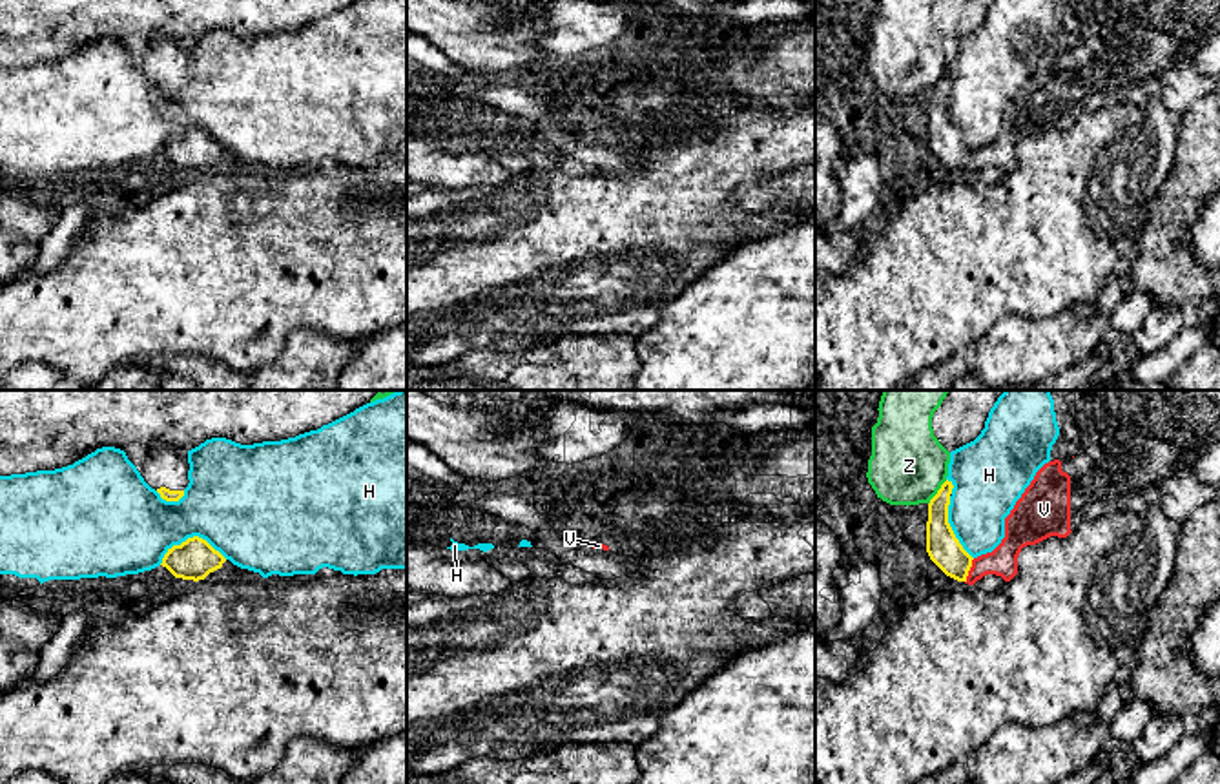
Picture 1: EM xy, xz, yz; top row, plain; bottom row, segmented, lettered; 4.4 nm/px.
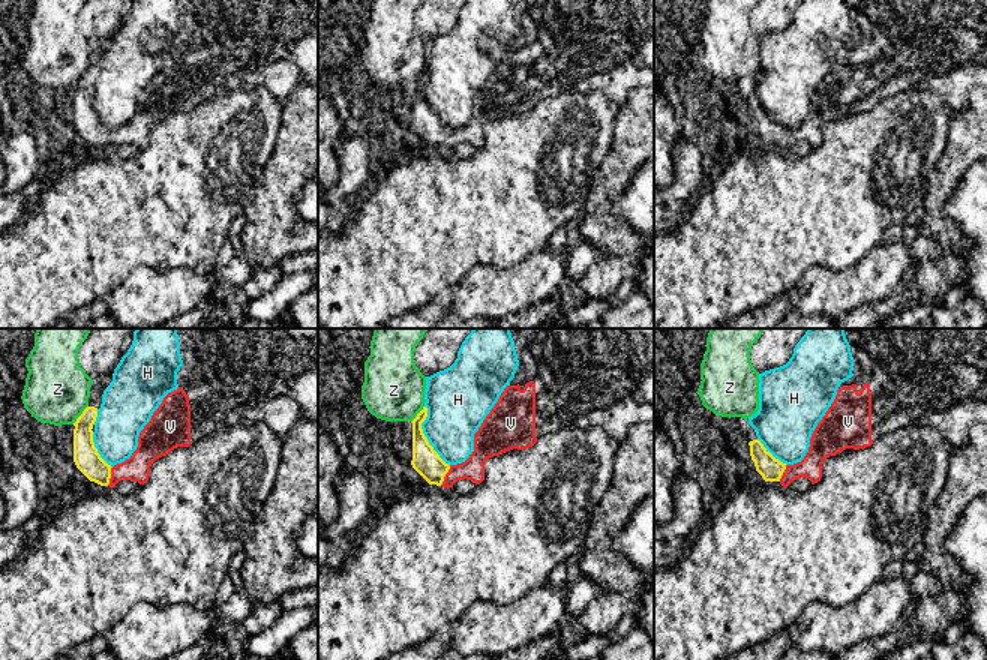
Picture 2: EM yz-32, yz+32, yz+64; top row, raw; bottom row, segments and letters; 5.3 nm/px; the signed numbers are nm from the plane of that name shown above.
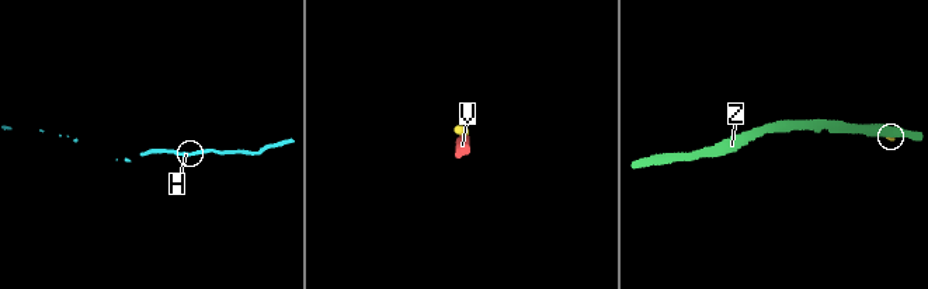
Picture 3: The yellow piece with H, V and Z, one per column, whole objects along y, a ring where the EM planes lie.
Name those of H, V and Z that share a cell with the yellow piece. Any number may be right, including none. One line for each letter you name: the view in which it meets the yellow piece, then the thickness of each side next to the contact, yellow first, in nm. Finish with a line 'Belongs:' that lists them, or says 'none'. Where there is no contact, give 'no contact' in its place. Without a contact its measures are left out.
V: meets yellow in yz; 150 nm thick on the yellow side, 130 nm on the other
Belongs: V

